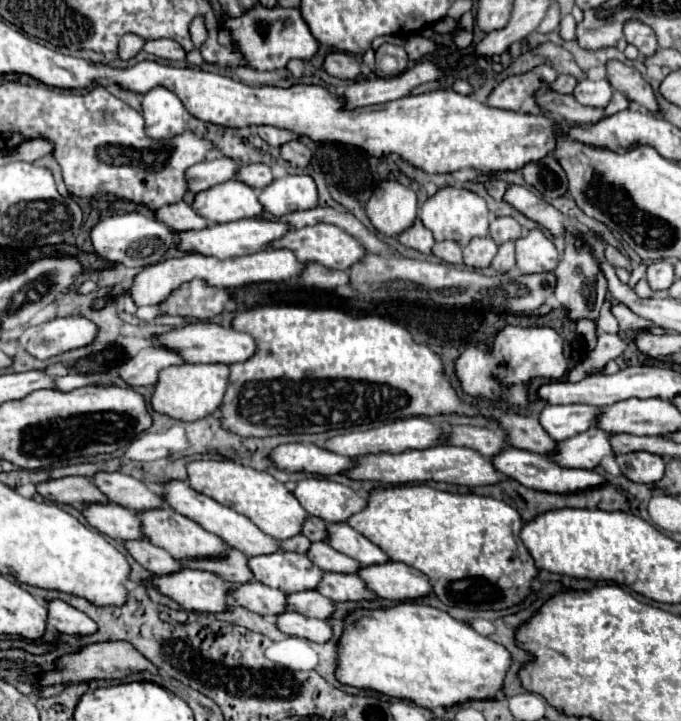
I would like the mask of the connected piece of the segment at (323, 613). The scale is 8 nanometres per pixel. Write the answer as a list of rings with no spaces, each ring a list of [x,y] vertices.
[[[302,590],[286,594],[288,608],[294,612],[300,612],[304,616],[314,616],[320,620],[328,620],[328,616],[334,612],[334,602],[330,598],[324,598],[316,590]]]

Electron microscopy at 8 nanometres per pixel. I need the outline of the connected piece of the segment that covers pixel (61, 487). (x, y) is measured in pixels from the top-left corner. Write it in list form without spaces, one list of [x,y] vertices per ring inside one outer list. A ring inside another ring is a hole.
[[[66,476],[58,480],[46,480],[36,484],[36,492],[44,500],[70,504],[70,506],[90,504],[90,502],[108,502],[106,496],[102,496],[102,492],[98,492],[98,488],[86,476]]]

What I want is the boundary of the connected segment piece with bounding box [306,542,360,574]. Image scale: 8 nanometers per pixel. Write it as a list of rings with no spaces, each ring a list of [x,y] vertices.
[[[314,542],[310,546],[310,550],[306,552],[306,556],[324,572],[342,572],[342,574],[354,574],[360,564],[352,558],[348,558],[342,552],[336,552],[334,548],[330,548],[326,542]]]

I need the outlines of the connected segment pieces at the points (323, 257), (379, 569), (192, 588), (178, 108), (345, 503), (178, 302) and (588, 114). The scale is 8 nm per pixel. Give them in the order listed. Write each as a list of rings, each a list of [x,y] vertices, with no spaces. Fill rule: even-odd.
[[[314,224],[314,226],[294,230],[294,232],[290,232],[290,236],[284,236],[282,240],[278,240],[278,244],[274,244],[274,248],[290,248],[298,256],[298,260],[318,262],[318,264],[334,268],[334,270],[350,270],[356,262],[360,262],[366,256],[366,250],[354,236],[350,236],[348,232],[344,232],[342,228],[332,226],[332,224]]]
[[[390,560],[384,564],[362,566],[356,574],[380,598],[406,602],[430,594],[430,582],[426,576],[402,562]]]
[[[182,568],[178,572],[152,576],[150,582],[160,594],[176,600],[184,610],[192,612],[228,610],[226,594],[230,586],[210,572]]]
[[[156,86],[142,96],[142,114],[146,120],[146,134],[156,140],[186,130],[186,108],[180,98],[164,86]]]
[[[304,478],[292,494],[310,516],[318,516],[330,524],[344,522],[366,506],[366,498],[358,496],[352,488],[324,478]]]
[[[190,280],[188,284],[184,282],[176,290],[172,290],[170,296],[158,304],[158,308],[160,316],[176,314],[206,322],[218,316],[230,298],[232,290],[228,288],[216,288],[204,280]]]
[[[548,92],[544,96],[536,98],[536,104],[540,106],[542,112],[550,116],[560,116],[568,124],[596,124],[604,118],[604,108],[592,108],[592,106],[582,106],[576,102],[572,94],[558,94],[558,92]]]

